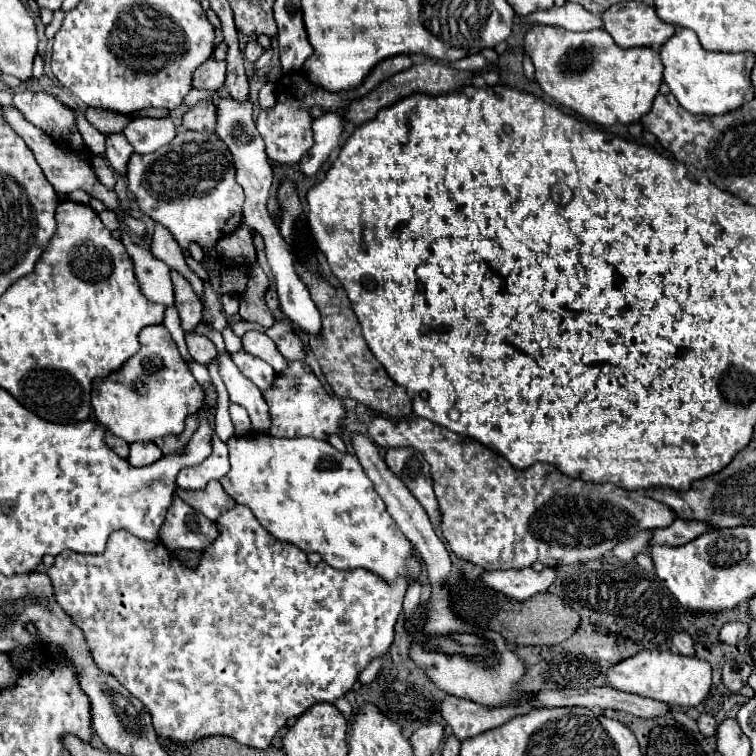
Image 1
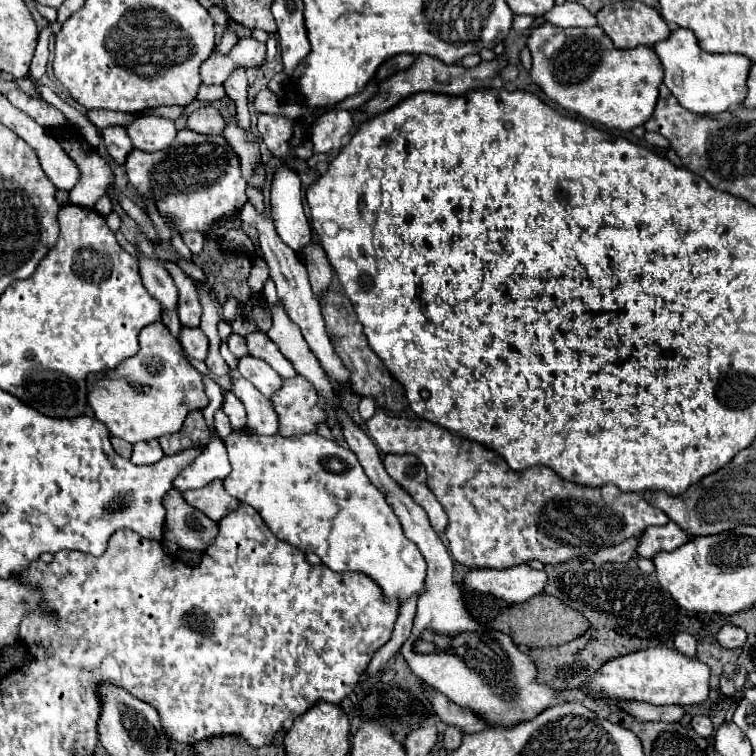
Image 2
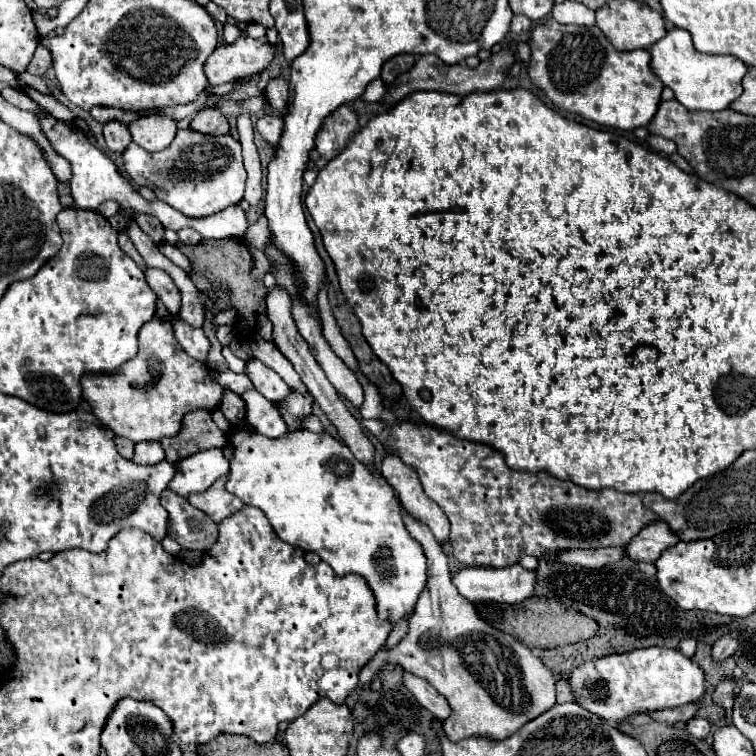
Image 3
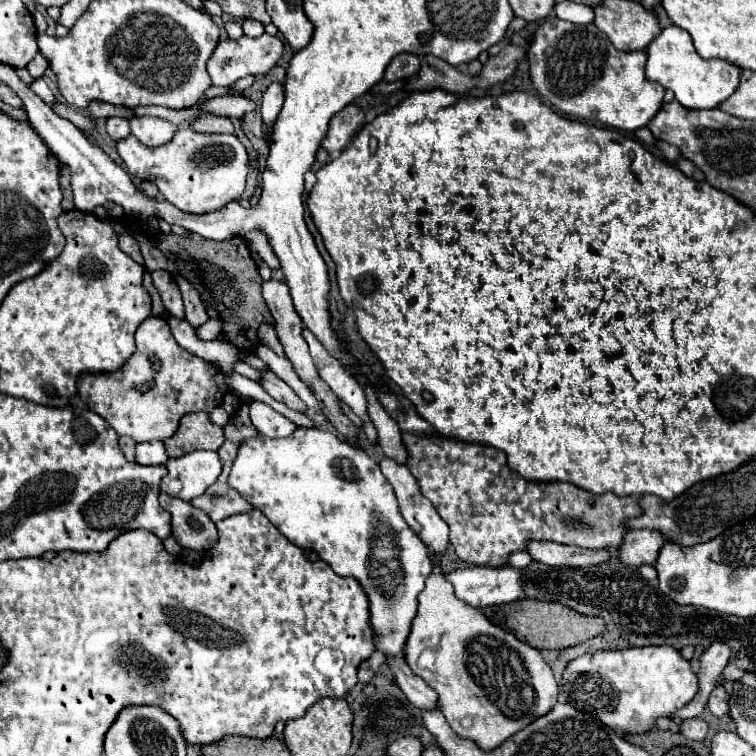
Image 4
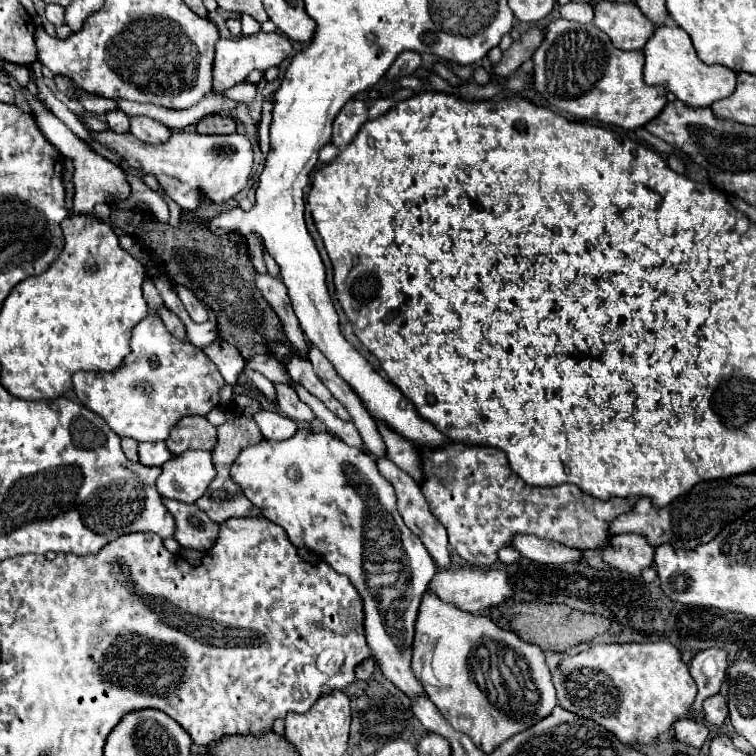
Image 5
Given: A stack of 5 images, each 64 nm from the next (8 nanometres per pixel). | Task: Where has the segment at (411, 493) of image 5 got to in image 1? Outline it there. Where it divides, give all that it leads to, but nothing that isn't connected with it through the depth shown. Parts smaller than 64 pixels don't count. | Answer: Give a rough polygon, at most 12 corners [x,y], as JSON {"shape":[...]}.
{"shape":[[388,448],[388,468],[440,524],[430,464],[416,448]]}

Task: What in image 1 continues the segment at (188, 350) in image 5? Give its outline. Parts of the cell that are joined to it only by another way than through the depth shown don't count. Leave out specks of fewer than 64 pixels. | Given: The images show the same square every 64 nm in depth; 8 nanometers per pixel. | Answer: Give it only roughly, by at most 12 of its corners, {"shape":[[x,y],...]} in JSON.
{"shape":[[164,324],[92,386],[126,442],[184,430],[202,388]]}

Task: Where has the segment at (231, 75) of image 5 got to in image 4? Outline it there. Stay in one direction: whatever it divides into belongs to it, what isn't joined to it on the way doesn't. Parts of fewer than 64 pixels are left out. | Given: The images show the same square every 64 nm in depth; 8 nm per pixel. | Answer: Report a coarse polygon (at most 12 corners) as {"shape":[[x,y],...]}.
{"shape":[[280,38],[222,40],[206,68],[214,86],[266,74]]}

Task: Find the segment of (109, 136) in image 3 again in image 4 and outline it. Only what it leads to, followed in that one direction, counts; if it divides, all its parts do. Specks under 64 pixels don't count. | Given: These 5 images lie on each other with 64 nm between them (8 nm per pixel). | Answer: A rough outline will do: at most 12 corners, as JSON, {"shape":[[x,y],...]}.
{"shape":[[108,118],[106,132],[114,142],[130,136],[128,120]]}

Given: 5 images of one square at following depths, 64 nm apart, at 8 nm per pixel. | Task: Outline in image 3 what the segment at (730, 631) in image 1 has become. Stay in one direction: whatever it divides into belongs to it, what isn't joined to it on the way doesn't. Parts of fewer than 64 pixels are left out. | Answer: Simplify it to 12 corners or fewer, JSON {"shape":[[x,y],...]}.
{"shape":[[724,634],[712,648],[716,662],[732,656],[738,648],[734,634]]}

